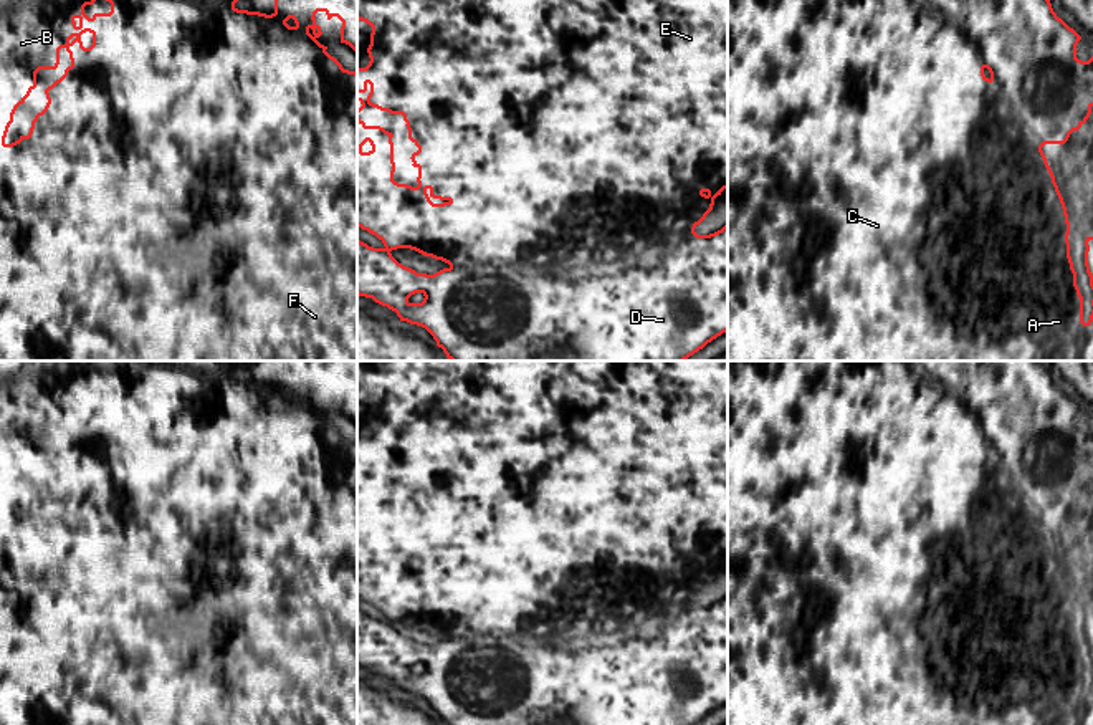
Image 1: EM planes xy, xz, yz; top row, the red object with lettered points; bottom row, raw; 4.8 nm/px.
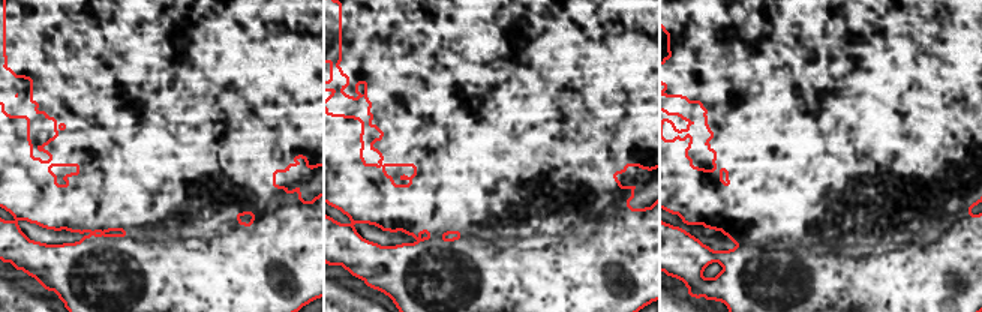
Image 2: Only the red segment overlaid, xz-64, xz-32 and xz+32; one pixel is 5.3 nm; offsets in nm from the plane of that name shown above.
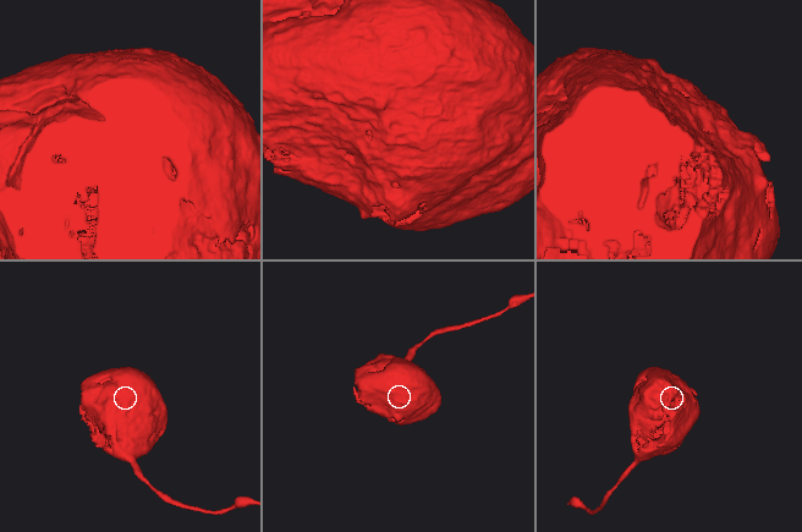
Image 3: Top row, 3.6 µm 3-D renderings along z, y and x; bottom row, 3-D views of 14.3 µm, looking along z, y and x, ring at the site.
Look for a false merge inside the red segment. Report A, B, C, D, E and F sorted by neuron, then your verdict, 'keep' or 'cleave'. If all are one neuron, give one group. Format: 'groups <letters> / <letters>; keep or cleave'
groups A B C D E F; keep

